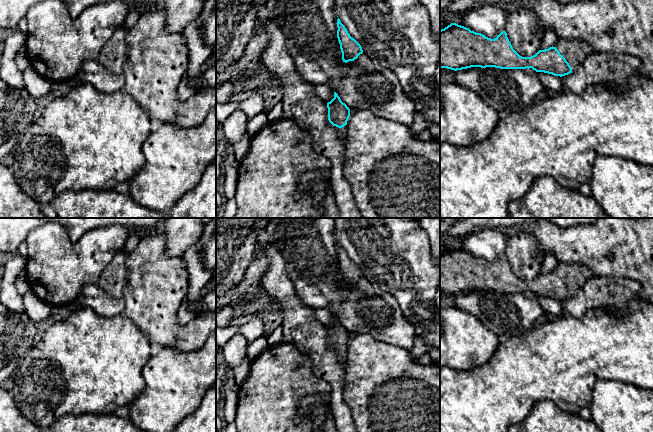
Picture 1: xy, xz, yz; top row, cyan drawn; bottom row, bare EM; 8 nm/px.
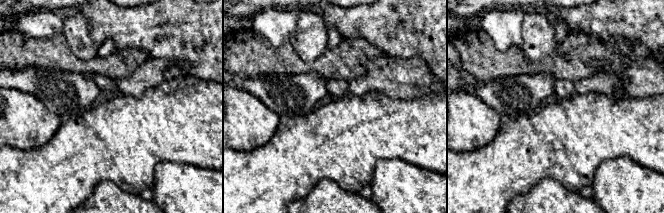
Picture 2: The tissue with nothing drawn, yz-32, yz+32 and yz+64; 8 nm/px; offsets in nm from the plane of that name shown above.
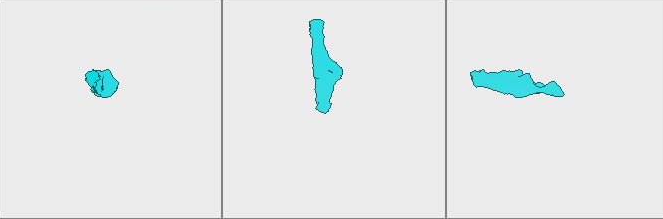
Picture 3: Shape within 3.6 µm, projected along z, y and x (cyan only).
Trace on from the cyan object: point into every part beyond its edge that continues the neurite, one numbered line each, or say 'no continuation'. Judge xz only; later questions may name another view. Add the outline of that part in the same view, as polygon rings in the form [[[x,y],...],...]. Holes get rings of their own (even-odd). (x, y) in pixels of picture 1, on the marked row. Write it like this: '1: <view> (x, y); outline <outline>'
1: xz (342, 131); outline [[[345,125],[344,127],[342,128],[338,128],[336,126],[334,126],[336,128],[336,130],[339,132],[340,136],[343,137],[343,138],[346,138],[346,135],[347,135],[347,125]]]

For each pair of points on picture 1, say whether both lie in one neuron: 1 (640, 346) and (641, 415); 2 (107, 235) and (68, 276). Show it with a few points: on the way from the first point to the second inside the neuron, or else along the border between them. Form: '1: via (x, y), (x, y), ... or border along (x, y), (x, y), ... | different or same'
1: border along (619, 380), (642, 388) | different
2: via (97, 245), (76, 266) | same

